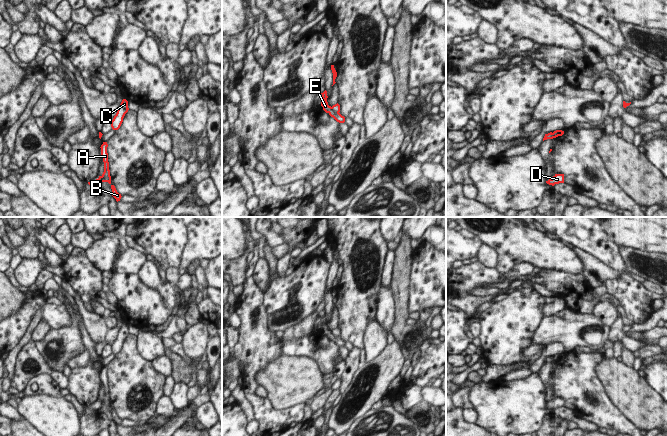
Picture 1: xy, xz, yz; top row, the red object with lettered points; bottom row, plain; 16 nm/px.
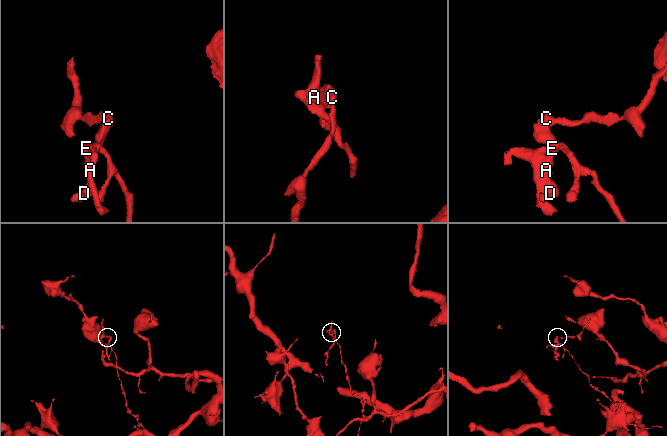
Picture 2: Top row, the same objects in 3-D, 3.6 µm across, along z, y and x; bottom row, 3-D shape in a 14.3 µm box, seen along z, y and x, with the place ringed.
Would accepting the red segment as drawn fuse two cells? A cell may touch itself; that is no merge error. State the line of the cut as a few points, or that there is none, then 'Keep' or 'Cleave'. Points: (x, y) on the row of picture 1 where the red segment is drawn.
Split along xz (330, 107), (338, 113). Cleave

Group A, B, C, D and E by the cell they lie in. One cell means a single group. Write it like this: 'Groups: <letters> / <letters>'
Groups: A B C D / E

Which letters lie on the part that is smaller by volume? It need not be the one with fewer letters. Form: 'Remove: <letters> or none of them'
Remove: A, B, C, D

